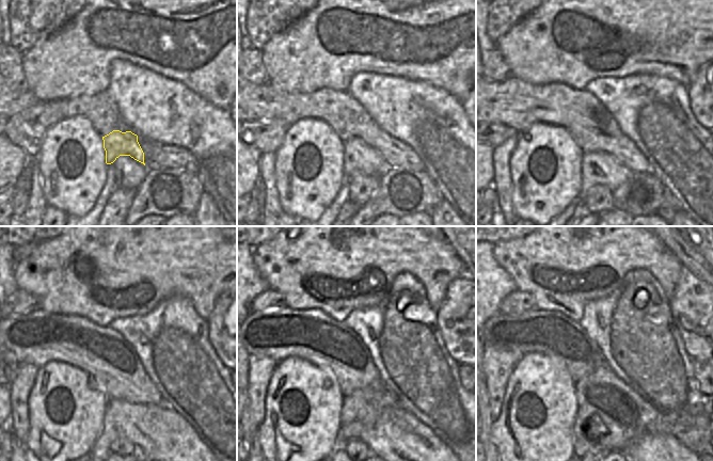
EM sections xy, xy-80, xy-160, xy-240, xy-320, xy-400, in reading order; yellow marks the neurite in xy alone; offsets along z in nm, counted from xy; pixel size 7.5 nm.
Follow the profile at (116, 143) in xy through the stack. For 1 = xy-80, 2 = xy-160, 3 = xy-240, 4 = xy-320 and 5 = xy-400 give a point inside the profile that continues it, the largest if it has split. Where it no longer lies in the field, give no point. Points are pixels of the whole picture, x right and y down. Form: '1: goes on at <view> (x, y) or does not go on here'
1: goes on at xy-80 (359, 158)
2: goes on at xy-160 (598, 168)
3: goes on at xy-240 (163, 435)
4: goes on at xy-320 (397, 435)
5: goes on at xy-400 (649, 443)

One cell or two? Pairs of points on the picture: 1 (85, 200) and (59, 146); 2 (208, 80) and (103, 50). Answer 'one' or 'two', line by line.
1: one
2: one

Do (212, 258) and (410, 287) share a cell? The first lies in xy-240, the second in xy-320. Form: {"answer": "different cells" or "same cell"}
{"answer": "different cells"}

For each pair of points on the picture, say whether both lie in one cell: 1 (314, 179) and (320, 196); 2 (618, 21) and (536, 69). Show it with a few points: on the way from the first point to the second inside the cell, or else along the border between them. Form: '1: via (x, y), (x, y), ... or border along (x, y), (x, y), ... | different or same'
1: via (314, 184), (316, 192) | same
2: via (649, 45), (617, 70), (573, 69) | same

